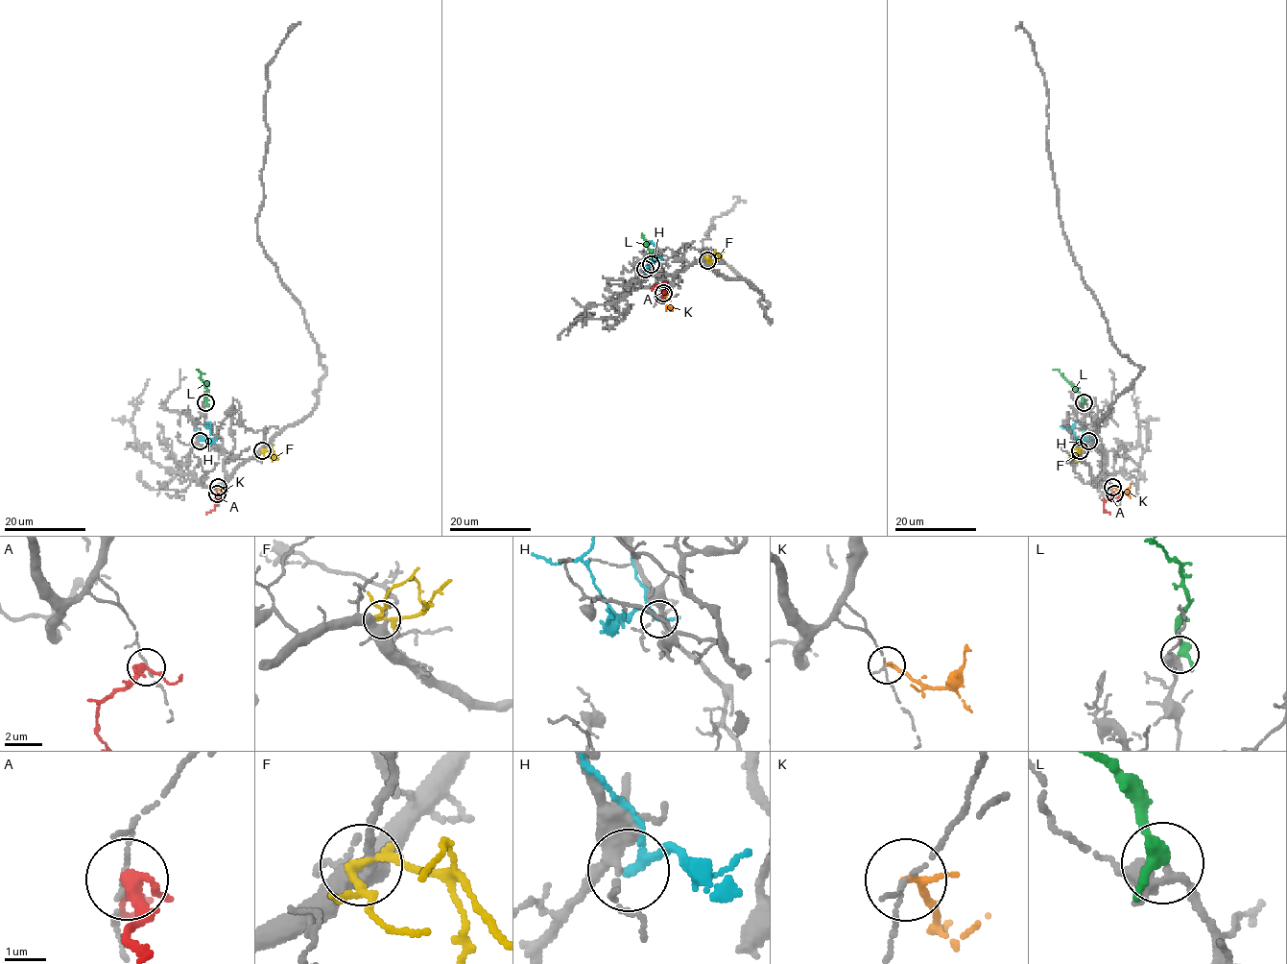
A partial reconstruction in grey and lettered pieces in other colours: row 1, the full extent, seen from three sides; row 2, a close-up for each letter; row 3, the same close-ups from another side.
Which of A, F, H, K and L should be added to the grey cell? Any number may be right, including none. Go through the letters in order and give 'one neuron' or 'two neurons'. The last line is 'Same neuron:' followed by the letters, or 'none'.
A: two neurons
F: two neurons
H: two neurons
K: two neurons
L: one neuron
Same neuron: L

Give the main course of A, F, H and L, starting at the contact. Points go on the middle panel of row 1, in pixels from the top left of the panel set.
A: (662, 295), (663, 285), (660, 283), (651, 291)
F: (707, 260), (715, 259), (723, 252)
H: (645, 269), (656, 252), (655, 246), (649, 242)
L: (650, 264), (651, 252), (641, 233)

